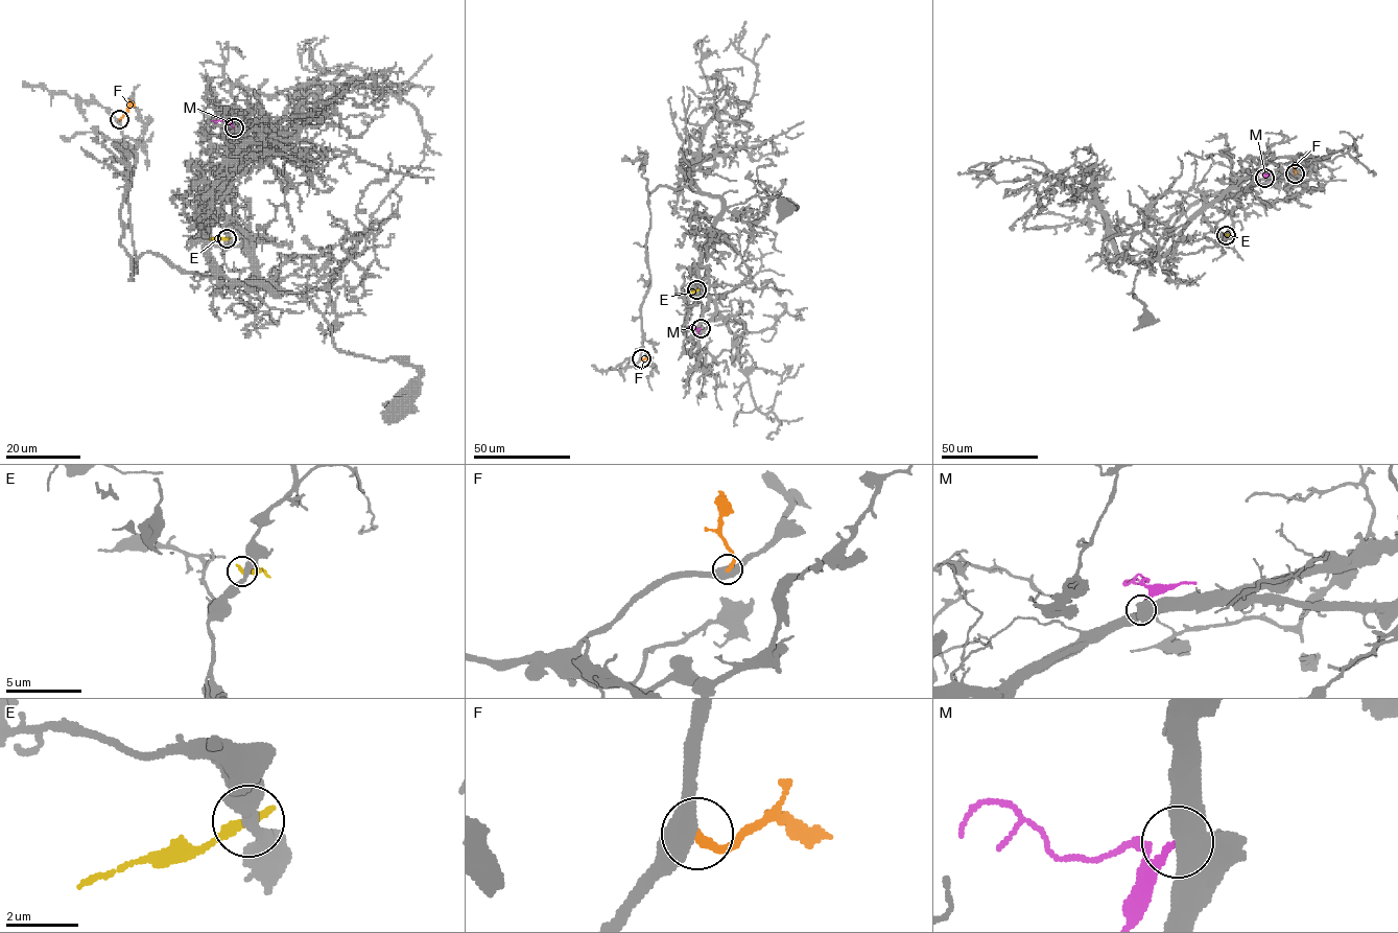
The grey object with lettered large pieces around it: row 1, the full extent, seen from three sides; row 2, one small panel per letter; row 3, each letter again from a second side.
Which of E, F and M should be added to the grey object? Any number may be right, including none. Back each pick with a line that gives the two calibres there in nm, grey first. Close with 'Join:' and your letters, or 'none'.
F: 550/240 nm
Join: F

